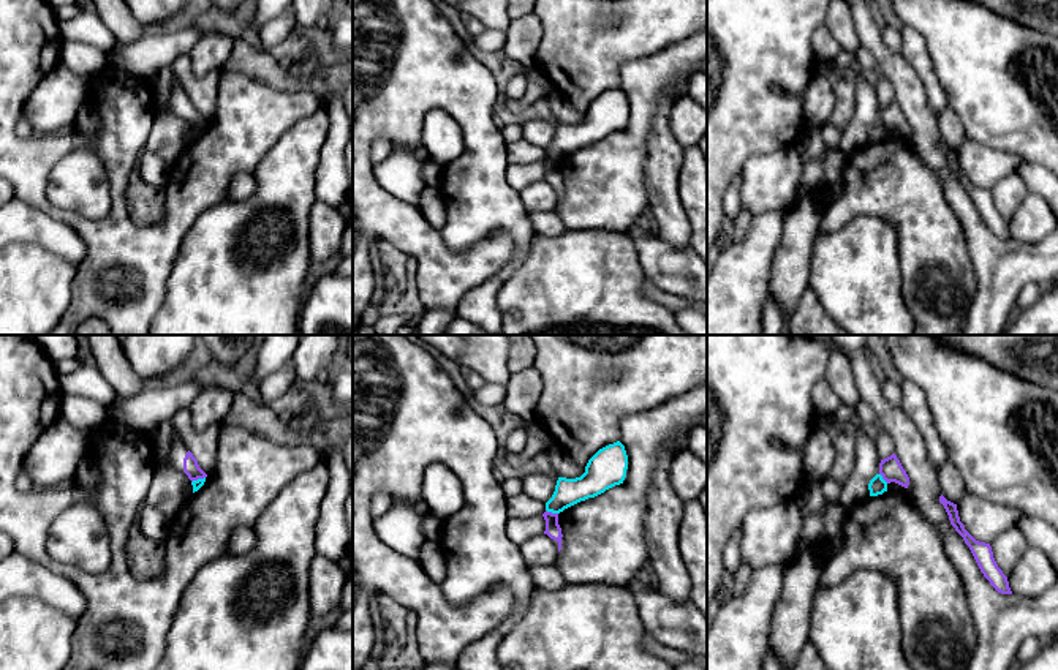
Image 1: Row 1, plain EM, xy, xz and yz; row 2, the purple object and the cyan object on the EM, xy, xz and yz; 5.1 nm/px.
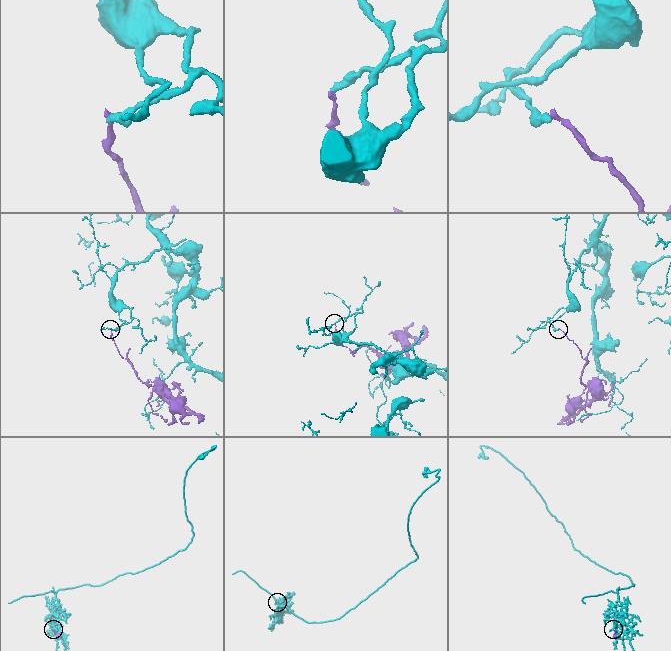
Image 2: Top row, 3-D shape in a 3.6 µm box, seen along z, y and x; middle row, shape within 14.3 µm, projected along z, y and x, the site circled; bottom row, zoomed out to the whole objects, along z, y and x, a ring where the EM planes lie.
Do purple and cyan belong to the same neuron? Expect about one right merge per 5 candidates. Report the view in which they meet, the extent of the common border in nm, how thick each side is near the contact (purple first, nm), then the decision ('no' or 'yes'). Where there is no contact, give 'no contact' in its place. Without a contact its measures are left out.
xz | 70 nm | 80/140 nm | no

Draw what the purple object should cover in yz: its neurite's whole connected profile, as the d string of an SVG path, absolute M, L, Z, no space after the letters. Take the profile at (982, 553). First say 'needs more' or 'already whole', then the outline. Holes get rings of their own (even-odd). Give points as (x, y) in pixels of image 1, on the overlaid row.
already whole | M943 495L939 496L939 502L944 506L950 525L955 531L963 537L965 544L969 547L981 572L990 582L990 585L1001 594L1012 594L1009 588L1007 577L998 567L990 544L976 540L963 526L958 517L957 504L947 501Z

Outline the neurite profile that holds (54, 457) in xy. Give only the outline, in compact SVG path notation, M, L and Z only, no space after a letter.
M59 420L28 450L22 469L32 479L33 488L55 487L74 479L87 452L85 435L73 423Z

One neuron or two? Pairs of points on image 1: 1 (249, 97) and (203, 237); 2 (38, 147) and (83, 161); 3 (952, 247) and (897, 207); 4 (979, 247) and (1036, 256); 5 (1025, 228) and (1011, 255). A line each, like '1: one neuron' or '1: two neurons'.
1: two neurons
2: two neurons
3: one neuron
4: one neuron
5: two neurons

